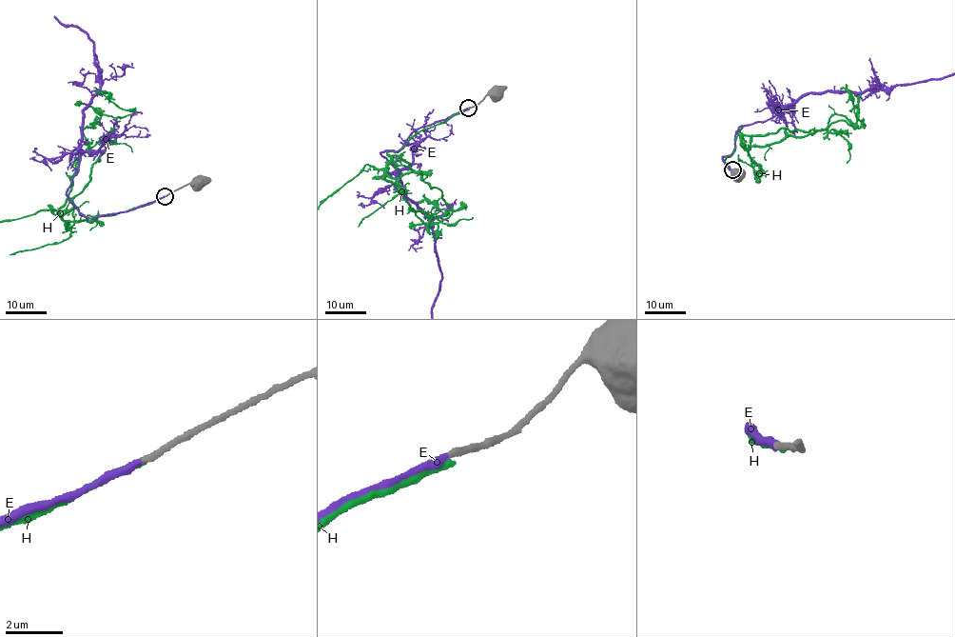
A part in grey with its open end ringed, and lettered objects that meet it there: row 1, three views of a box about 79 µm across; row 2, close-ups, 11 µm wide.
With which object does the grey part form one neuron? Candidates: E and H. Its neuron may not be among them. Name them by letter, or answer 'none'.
E

